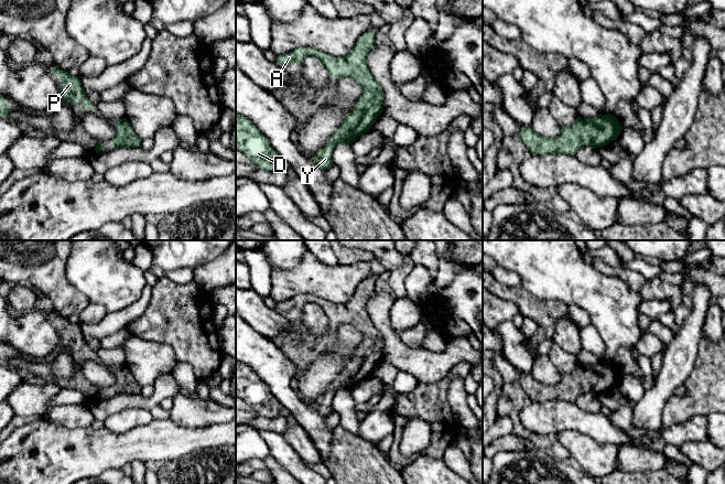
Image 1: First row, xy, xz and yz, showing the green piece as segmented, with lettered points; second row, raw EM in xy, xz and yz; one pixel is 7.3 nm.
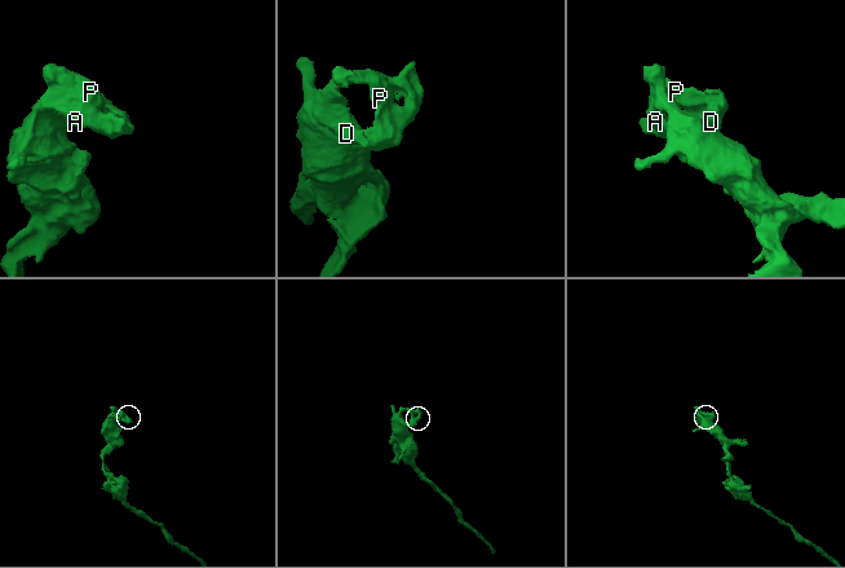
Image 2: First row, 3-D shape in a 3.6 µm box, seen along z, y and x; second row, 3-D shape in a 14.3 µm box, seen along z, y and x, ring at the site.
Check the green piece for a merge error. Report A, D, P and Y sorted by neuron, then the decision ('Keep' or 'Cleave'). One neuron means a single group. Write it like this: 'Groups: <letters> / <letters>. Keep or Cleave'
Groups: A D P Y. Keep

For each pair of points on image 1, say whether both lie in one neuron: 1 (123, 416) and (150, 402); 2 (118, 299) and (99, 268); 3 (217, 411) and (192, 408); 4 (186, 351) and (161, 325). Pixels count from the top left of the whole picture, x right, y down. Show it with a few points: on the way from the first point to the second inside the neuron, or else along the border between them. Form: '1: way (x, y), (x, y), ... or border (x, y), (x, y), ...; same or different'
1: border (149, 409), (123, 408), (114, 413); different
2: way (115, 291), (115, 286), (105, 276); same
3: way (210, 411), (198, 411); same
4: way (180, 344), (168, 332); same

